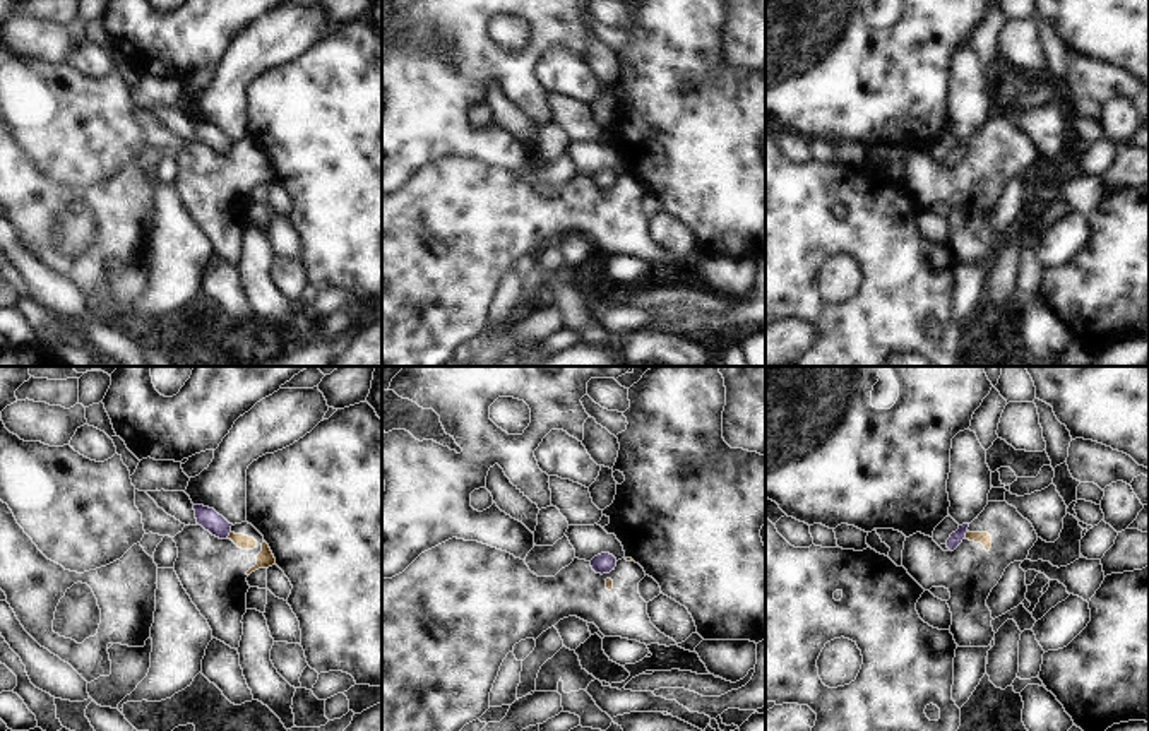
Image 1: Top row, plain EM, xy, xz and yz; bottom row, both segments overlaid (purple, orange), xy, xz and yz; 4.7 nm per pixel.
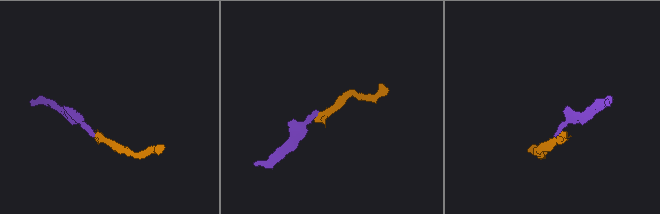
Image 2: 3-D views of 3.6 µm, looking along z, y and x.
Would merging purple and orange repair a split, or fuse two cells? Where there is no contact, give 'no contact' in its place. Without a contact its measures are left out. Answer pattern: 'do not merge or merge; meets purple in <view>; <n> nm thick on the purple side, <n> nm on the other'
do not merge; meets purple in yz; 70 nm thick on the purple side, 60 nm on the other

